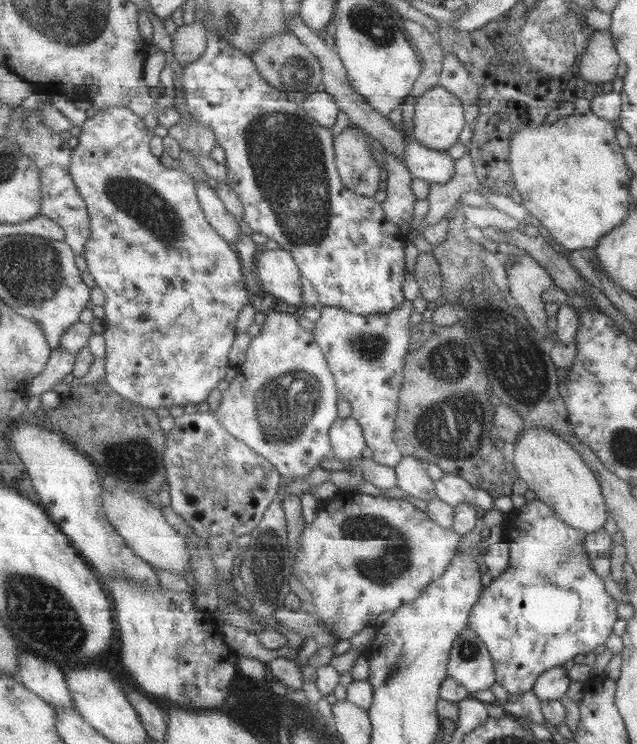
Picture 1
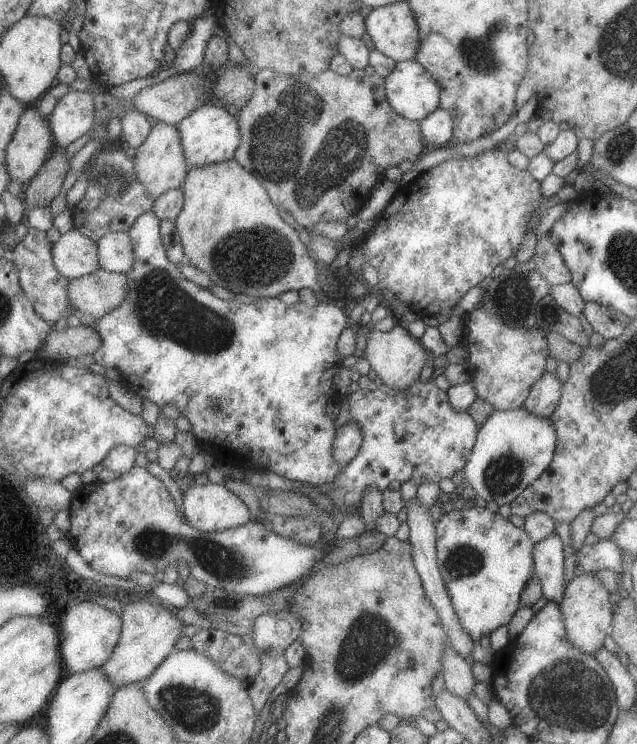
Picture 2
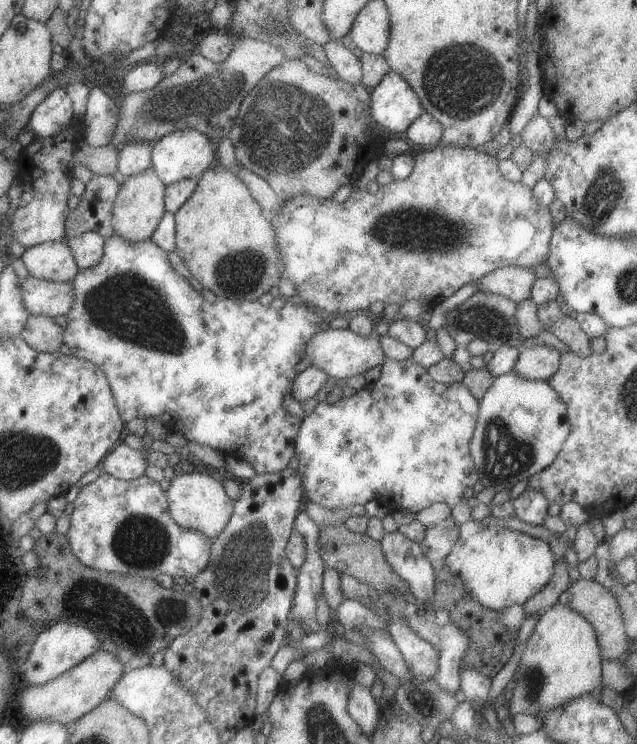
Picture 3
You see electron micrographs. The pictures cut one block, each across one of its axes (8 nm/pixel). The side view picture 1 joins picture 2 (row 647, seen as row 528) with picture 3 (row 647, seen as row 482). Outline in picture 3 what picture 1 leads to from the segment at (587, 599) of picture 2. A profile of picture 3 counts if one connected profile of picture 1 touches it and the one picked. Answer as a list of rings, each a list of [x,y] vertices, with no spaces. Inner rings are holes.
[[[559,603],[547,608],[539,614],[513,672],[511,680],[514,681],[514,686],[511,689],[508,704],[509,713],[512,717],[516,714],[538,717],[539,712],[543,712],[543,710],[553,710],[573,698],[577,700],[577,696],[581,696],[581,694],[589,694],[597,688],[601,689],[601,660],[595,632],[581,614],[577,614],[569,606],[561,606]]]

